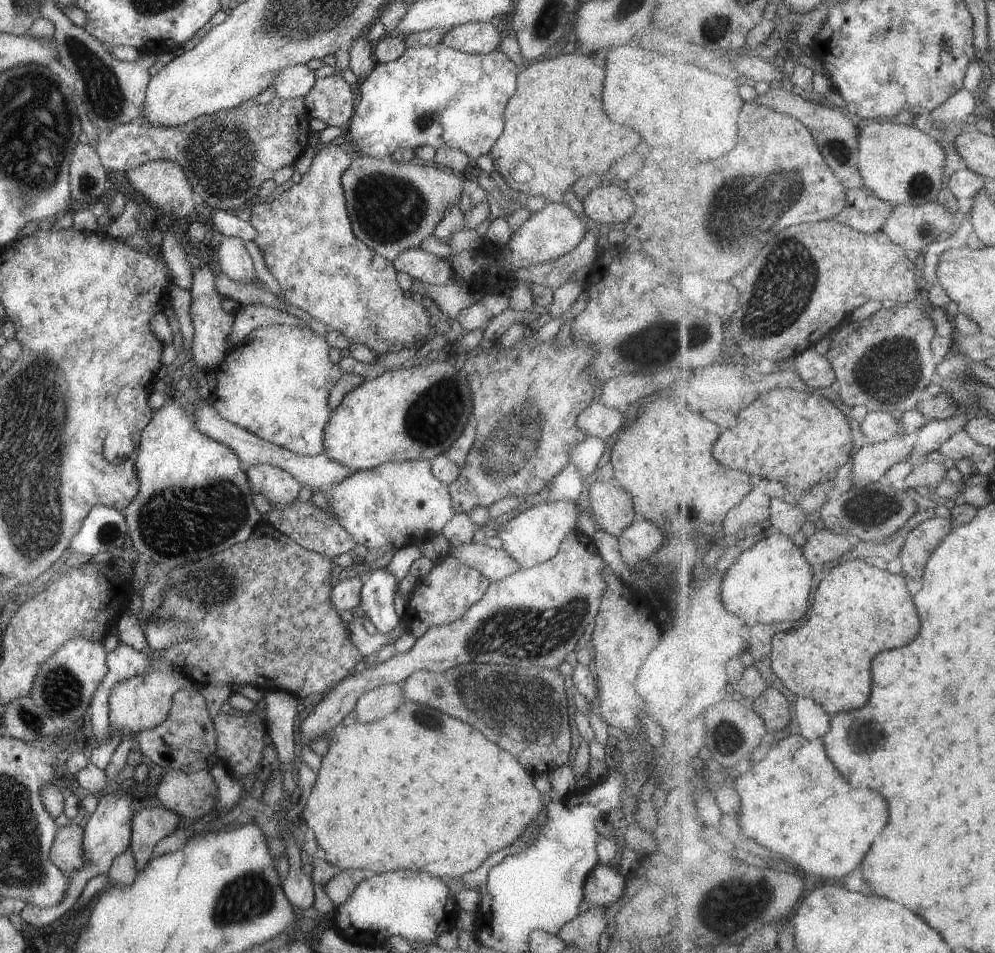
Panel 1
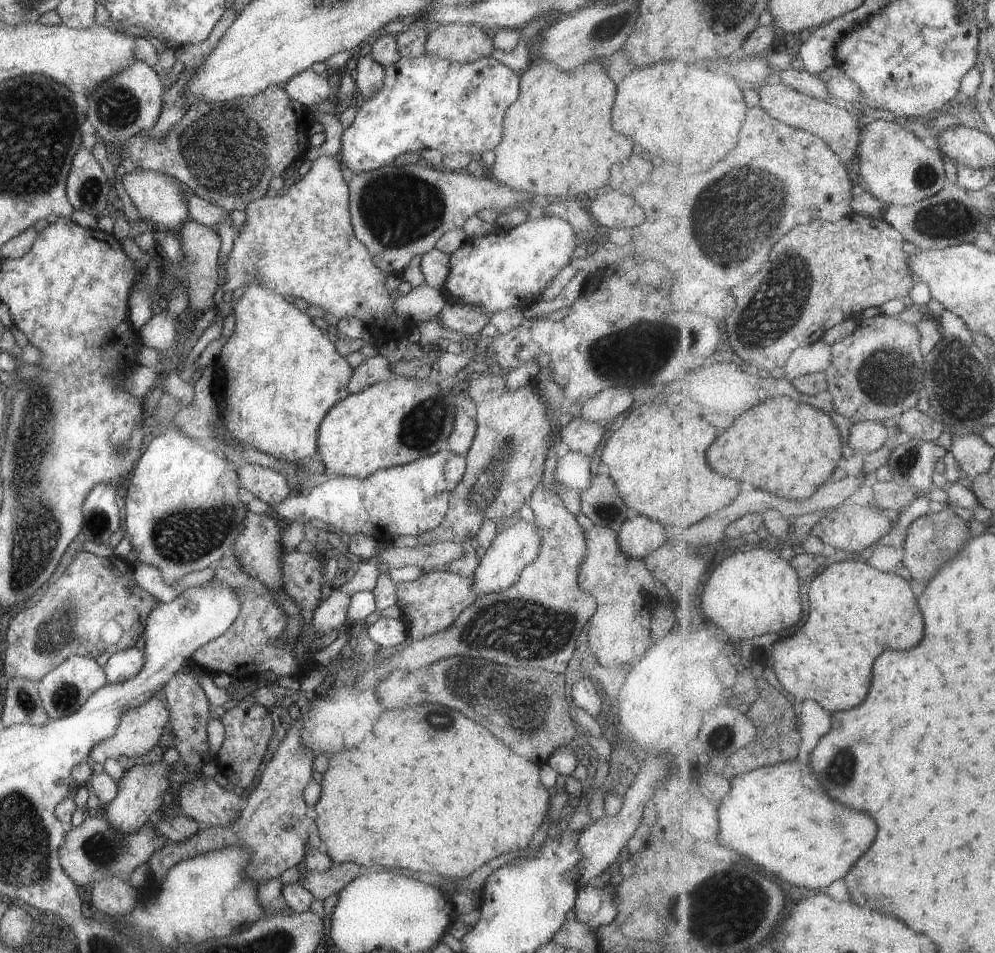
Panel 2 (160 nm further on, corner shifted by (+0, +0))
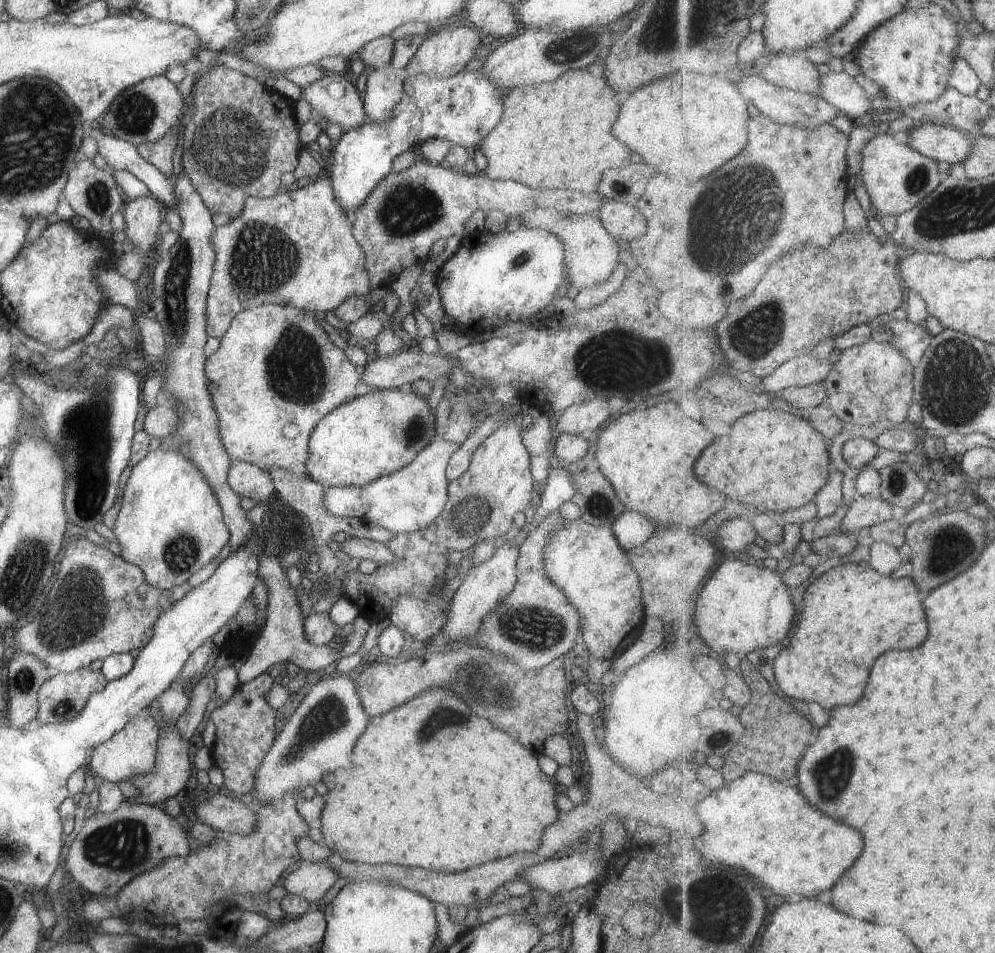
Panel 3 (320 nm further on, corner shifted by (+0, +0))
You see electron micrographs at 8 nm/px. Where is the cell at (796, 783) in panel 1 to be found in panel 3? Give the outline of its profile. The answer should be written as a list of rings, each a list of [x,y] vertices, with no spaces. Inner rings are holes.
[[[752,771],[744,773],[742,777],[732,782],[727,782],[721,790],[702,792],[699,796],[697,813],[699,814],[699,818],[703,820],[703,824],[705,824],[705,832],[703,832],[699,838],[688,839],[688,845],[693,842],[693,844],[697,846],[697,850],[701,852],[701,856],[703,856],[705,862],[711,862],[711,860],[713,860],[713,862],[719,862],[719,864],[725,864],[725,866],[731,866],[731,868],[741,868],[741,870],[745,870],[749,876],[753,876],[755,882],[763,884],[767,890],[771,890],[771,892],[775,892],[777,896],[784,898],[787,898],[787,896],[795,896],[795,894],[801,894],[801,896],[805,896],[805,898],[816,898],[821,892],[831,890],[831,888],[841,880],[841,876],[859,860],[859,856],[863,854],[863,846],[865,846],[865,844],[863,844],[863,836],[861,836],[857,830],[853,830],[853,828],[849,828],[849,826],[845,826],[845,824],[841,824],[841,822],[833,822],[833,818],[827,816],[827,814],[825,814],[825,816],[819,814],[819,812],[803,798],[803,794],[801,794],[801,790],[799,790],[796,782],[789,784],[781,780],[775,780],[775,778],[771,776],[756,774]]]

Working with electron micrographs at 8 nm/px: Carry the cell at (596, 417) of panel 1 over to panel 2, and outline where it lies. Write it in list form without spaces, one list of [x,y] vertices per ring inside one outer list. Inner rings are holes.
[[[573,414],[560,428],[560,440],[569,450],[590,456],[599,444],[604,429],[596,421],[583,420]]]

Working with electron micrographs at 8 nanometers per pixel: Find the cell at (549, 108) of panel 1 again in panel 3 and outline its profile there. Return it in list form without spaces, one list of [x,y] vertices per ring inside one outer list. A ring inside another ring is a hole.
[[[585,67],[563,72],[557,80],[523,84],[506,90],[501,118],[477,149],[487,159],[484,176],[497,181],[516,181],[531,189],[596,193],[601,174],[606,169],[630,164],[629,148],[625,148],[609,134],[609,128],[619,113],[619,102],[615,102],[615,96],[617,94],[611,90],[605,77],[597,78],[593,72],[585,72]]]

